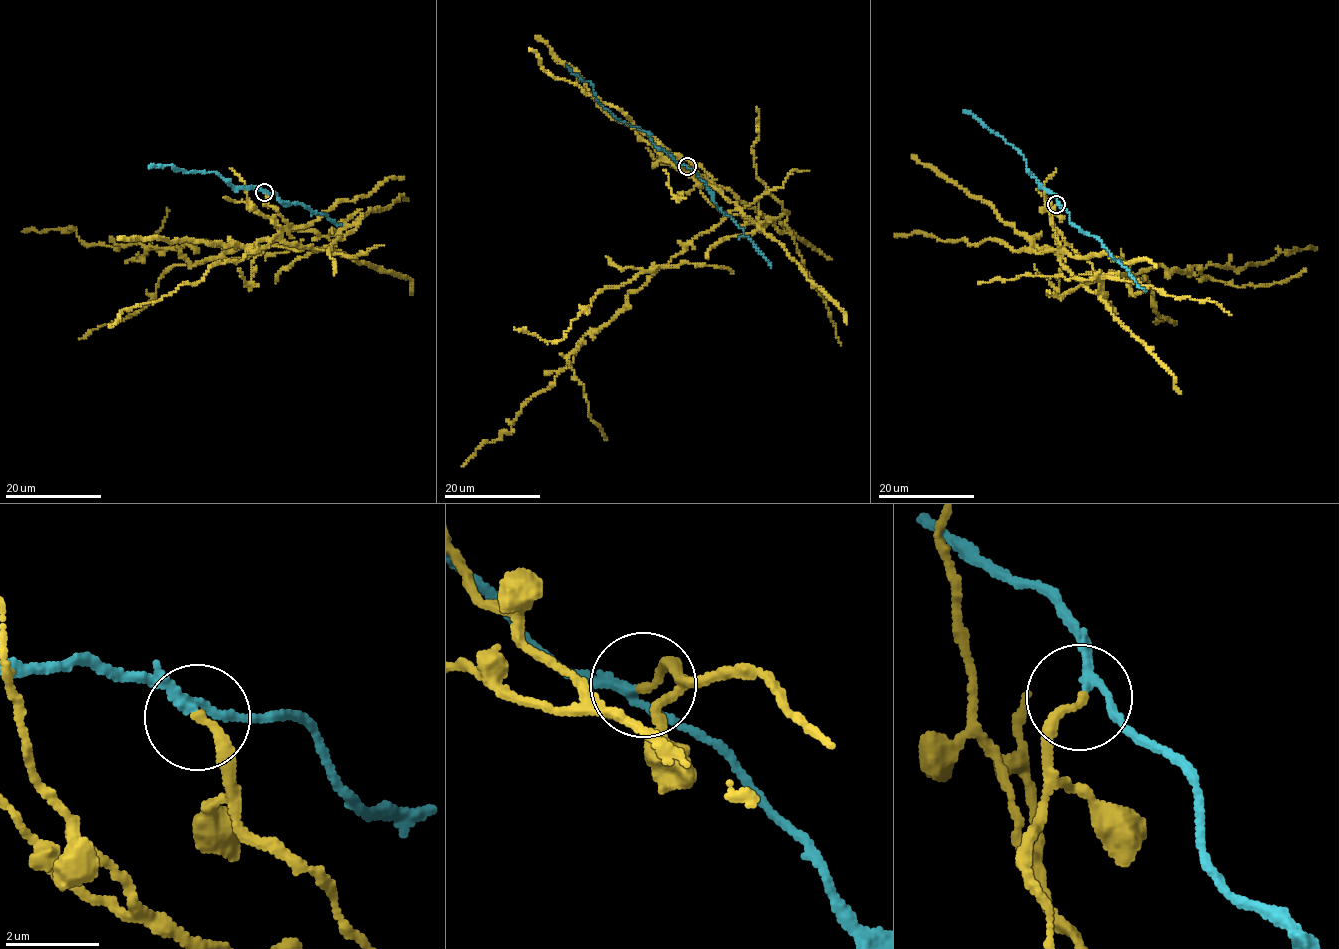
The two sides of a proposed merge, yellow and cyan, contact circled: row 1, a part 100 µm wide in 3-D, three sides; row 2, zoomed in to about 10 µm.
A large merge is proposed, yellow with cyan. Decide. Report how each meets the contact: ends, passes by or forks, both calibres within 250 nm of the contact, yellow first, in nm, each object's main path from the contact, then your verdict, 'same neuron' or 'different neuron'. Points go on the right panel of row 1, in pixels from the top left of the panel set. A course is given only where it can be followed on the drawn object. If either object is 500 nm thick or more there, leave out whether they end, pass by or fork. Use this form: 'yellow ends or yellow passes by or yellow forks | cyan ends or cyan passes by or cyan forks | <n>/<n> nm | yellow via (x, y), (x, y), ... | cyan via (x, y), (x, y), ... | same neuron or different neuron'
yellow ends | cyan passes by | 200/180 nm | yellow via (1056, 204), (1052, 225), (1061, 262), (1081, 283), (1134, 275), (1156, 264), (1236, 270), (1295, 248), (1317, 249) | cyan via (1057, 204), (1052, 193), (1027, 169), (1017, 149), (964, 110) | different neuron

